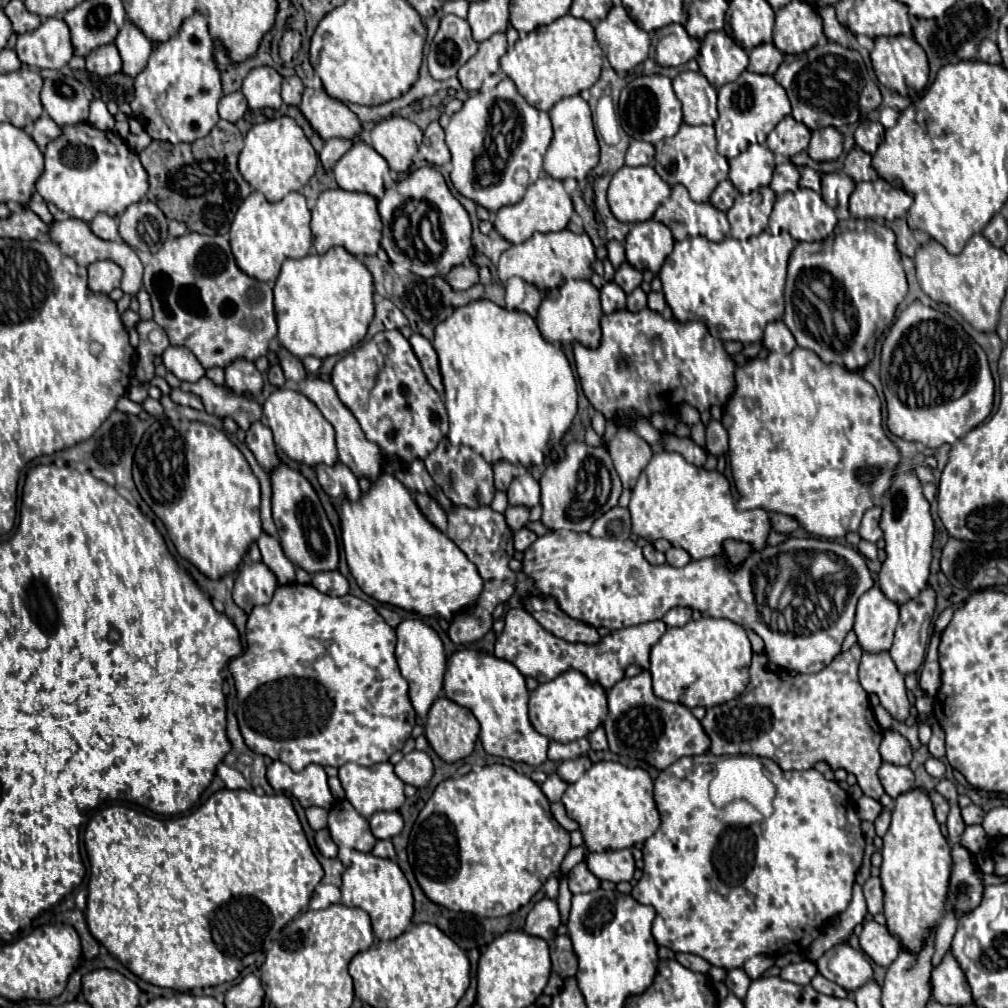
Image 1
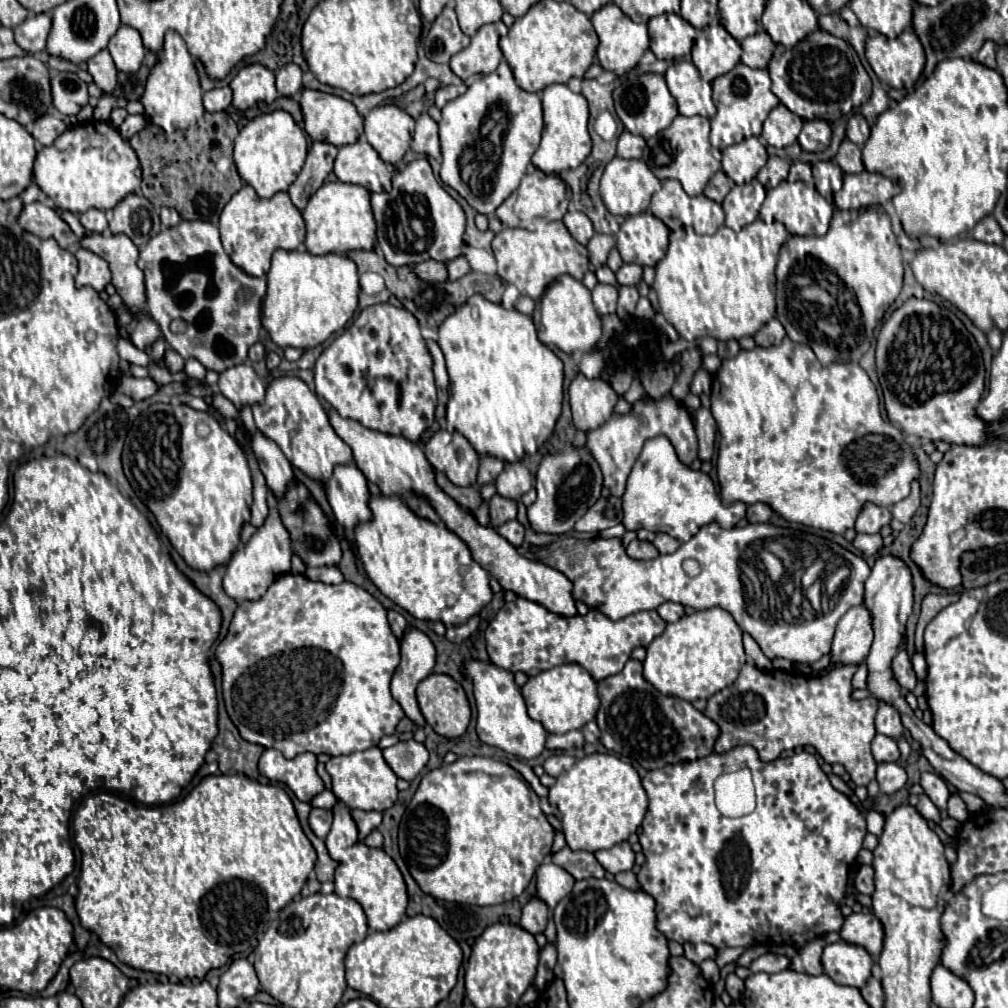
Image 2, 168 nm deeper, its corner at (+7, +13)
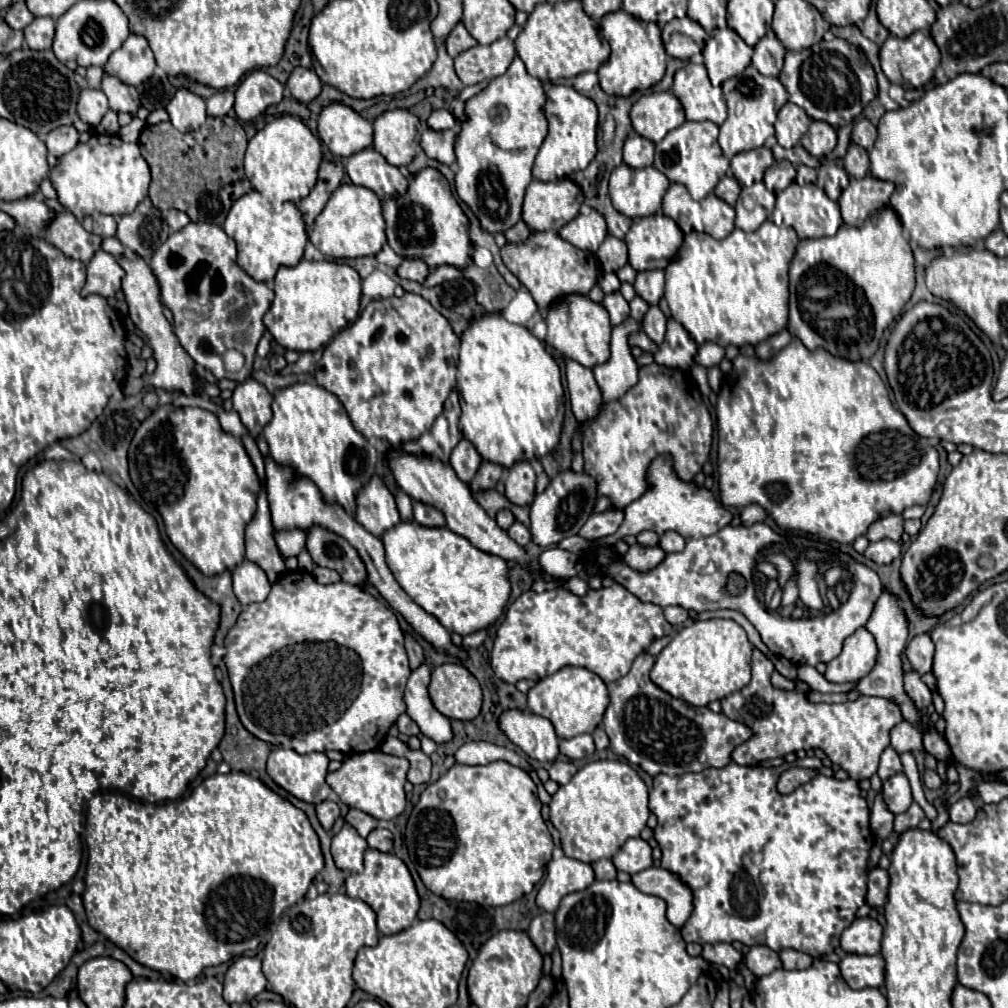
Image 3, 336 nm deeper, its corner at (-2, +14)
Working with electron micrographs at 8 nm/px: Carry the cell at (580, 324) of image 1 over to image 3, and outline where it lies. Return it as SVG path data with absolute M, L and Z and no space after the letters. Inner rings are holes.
M567 296L549 308L545 322L547 322L545 342L555 350L563 352L567 358L583 364L585 368L595 368L609 360L611 322L607 310L601 304L589 300L587 296Z

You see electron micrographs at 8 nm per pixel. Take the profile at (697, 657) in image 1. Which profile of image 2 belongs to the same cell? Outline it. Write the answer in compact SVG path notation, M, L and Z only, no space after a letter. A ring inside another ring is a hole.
M712 607L684 615L676 623L668 623L664 633L646 647L644 679L660 693L686 701L708 699L716 691L732 685L746 661L742 647L742 631L728 611Z

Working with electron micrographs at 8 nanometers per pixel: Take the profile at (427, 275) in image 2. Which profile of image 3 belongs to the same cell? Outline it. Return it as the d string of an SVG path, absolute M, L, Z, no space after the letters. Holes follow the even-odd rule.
M401 260L399 268L397 268L397 274L399 274L399 278L423 282L427 278L427 274L429 274L429 268L421 260Z

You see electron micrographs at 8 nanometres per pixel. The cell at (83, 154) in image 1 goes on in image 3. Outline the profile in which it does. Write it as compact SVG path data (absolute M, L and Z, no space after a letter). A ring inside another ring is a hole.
M93 134L85 144L79 144L69 154L57 158L55 168L51 168L51 180L59 202L75 218L95 212L117 216L133 212L135 206L147 196L151 172L137 144L127 144L119 136Z

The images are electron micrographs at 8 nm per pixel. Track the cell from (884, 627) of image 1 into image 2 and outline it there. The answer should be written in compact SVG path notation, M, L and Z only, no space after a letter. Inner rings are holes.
M864 603L852 607L836 627L836 635L830 651L832 661L856 663L856 665L864 663L872 639L874 639L872 615L868 615L868 607L864 607Z

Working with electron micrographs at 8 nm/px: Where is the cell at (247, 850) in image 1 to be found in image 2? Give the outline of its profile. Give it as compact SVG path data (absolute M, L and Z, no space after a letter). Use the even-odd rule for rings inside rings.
M208 775L200 781L196 789L192 789L192 793L184 801L172 803L162 811L156 811L154 807L136 807L134 803L124 801L114 793L92 793L80 803L72 825L74 839L82 851L82 873L76 897L76 911L82 921L82 927L94 931L102 939L102 943L114 949L116 957L122 963L142 971L176 975L178 979L204 979L204 975L210 969L222 967L234 955L240 955L246 949L256 947L256 941L268 929L272 915L280 911L284 905L288 905L302 891L302 885L306 883L308 873L314 869L316 863L316 851L300 827L288 793L280 785L262 785L244 775Z

